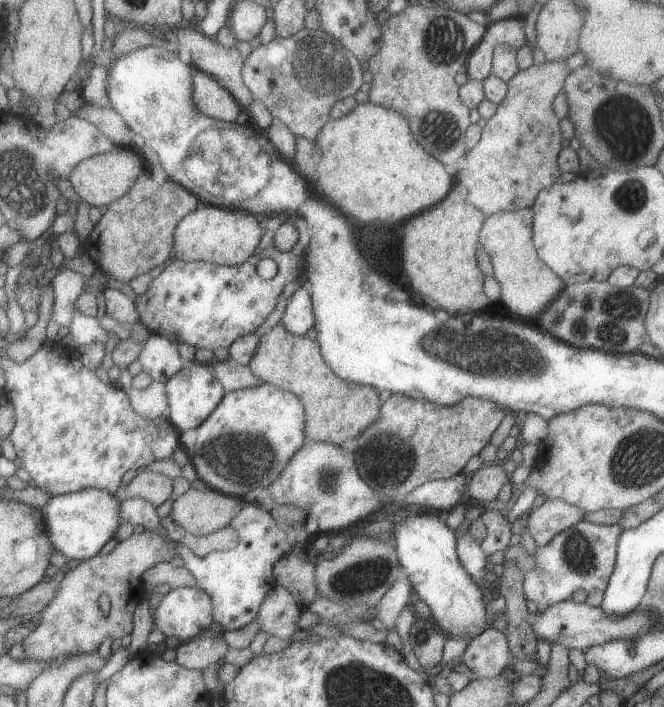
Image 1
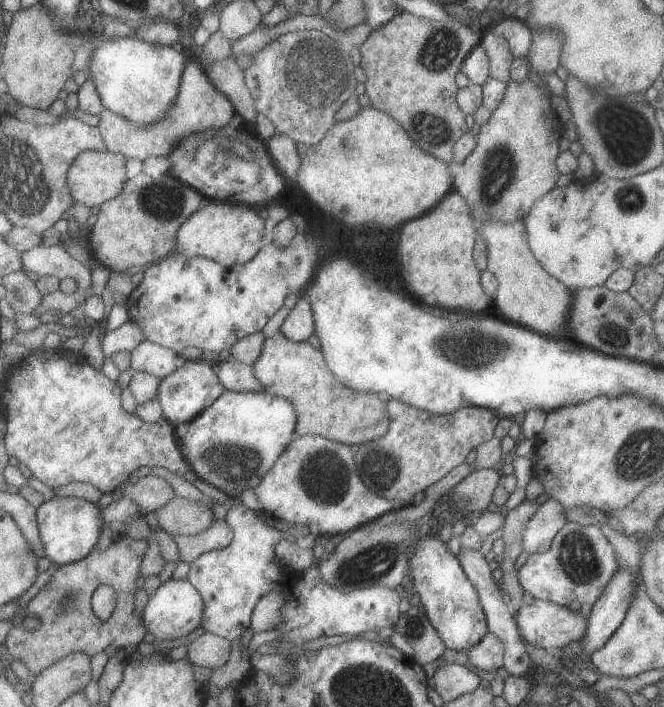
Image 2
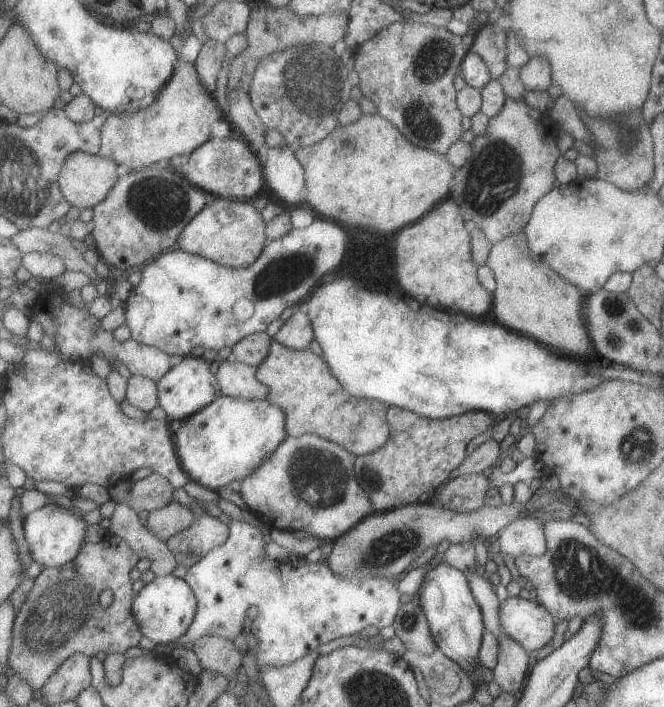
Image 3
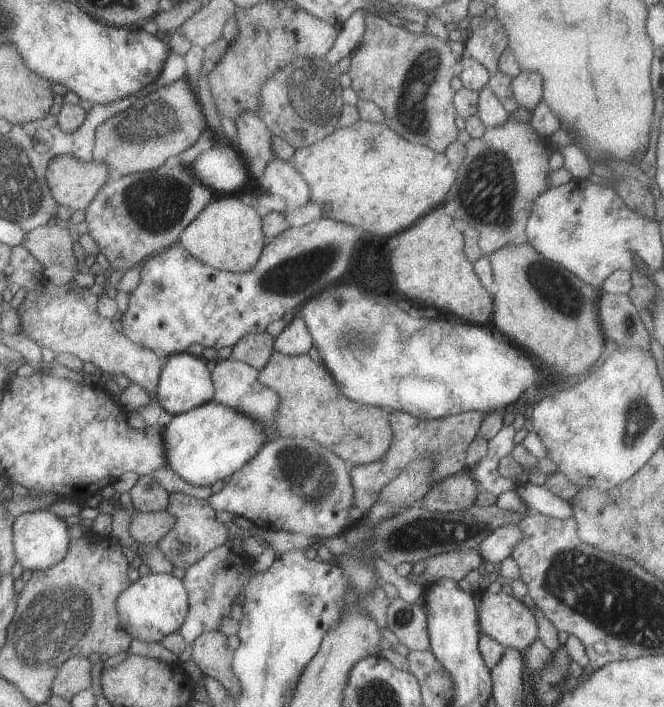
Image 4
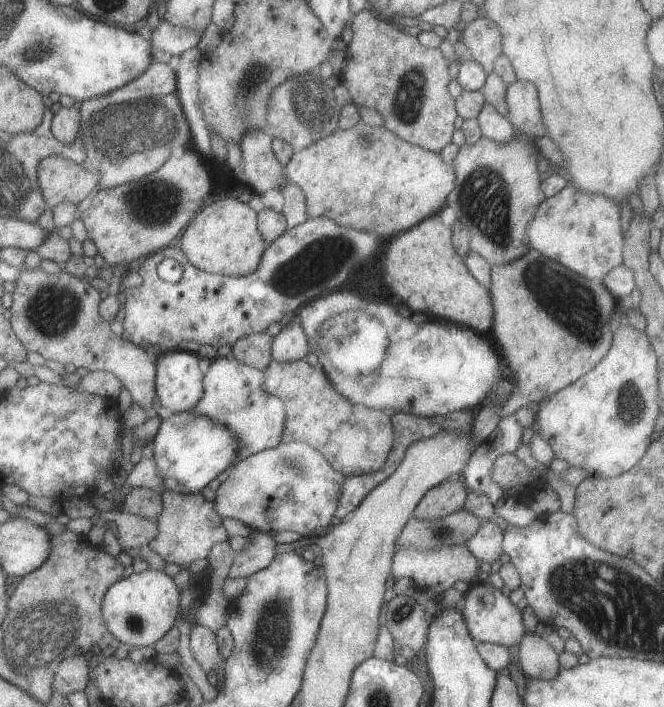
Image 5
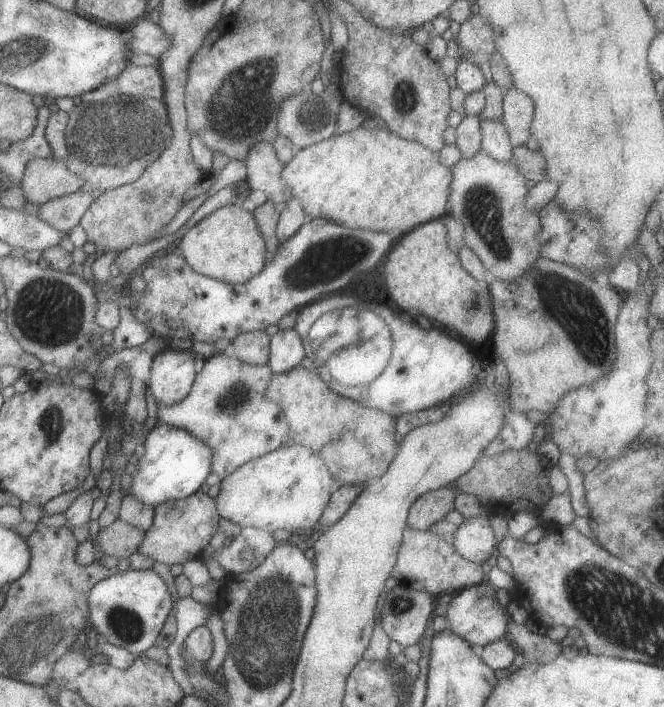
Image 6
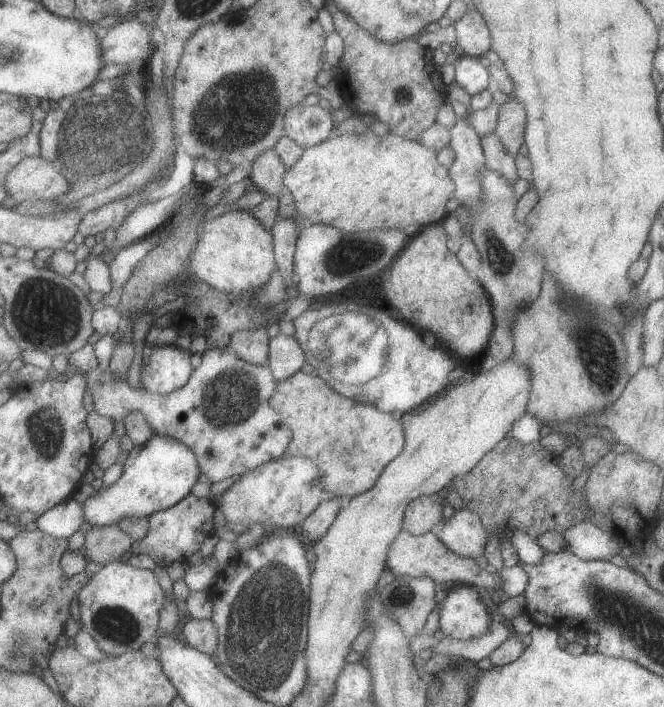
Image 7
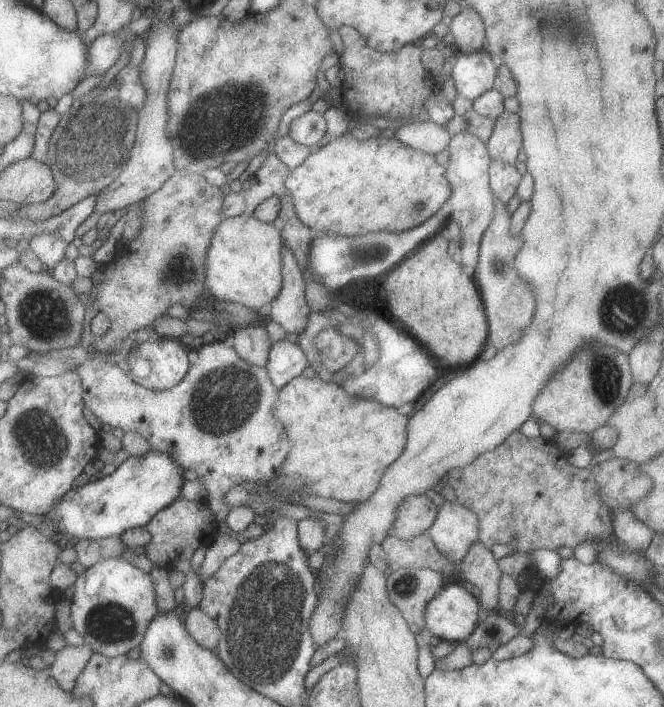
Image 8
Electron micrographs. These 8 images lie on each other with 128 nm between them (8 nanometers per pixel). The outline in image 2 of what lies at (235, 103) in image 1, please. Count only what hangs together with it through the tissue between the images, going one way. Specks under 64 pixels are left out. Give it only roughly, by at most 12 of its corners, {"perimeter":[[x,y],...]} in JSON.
{"perimeter":[[186,55],[165,121],[141,128],[111,109],[99,127],[129,159],[171,154],[187,135],[227,130],[238,114],[198,57]]}

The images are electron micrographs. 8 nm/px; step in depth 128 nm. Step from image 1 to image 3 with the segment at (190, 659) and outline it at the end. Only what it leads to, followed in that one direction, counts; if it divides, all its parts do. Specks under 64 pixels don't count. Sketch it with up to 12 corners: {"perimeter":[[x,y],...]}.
{"perimeter":[[204,636],[193,650],[204,669],[234,683],[243,654],[231,639]]}

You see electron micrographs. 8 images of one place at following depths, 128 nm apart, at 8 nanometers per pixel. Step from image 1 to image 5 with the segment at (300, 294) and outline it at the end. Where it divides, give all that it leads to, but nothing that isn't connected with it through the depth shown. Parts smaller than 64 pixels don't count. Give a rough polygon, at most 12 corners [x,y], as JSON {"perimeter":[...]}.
{"perimeter":[[300,322],[274,337],[275,361],[298,361],[312,352]]}

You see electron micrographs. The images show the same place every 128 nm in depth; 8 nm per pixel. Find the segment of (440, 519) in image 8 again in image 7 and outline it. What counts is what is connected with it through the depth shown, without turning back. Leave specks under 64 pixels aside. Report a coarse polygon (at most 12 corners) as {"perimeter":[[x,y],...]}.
{"perimeter":[[465,508],[434,530],[451,551],[476,559],[487,533]]}

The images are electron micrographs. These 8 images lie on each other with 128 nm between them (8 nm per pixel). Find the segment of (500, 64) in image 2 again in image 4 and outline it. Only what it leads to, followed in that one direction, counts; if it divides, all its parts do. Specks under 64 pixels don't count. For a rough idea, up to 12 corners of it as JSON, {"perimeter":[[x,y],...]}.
{"perimeter":[[498,19],[473,27],[464,55],[479,62],[491,76],[507,47]]}

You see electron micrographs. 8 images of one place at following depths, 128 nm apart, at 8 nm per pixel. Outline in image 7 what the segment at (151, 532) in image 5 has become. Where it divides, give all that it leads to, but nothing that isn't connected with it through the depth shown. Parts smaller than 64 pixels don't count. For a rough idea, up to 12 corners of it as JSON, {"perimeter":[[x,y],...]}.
{"perimeter":[[118,524],[94,526],[82,551],[89,561],[119,560],[135,540]]}

